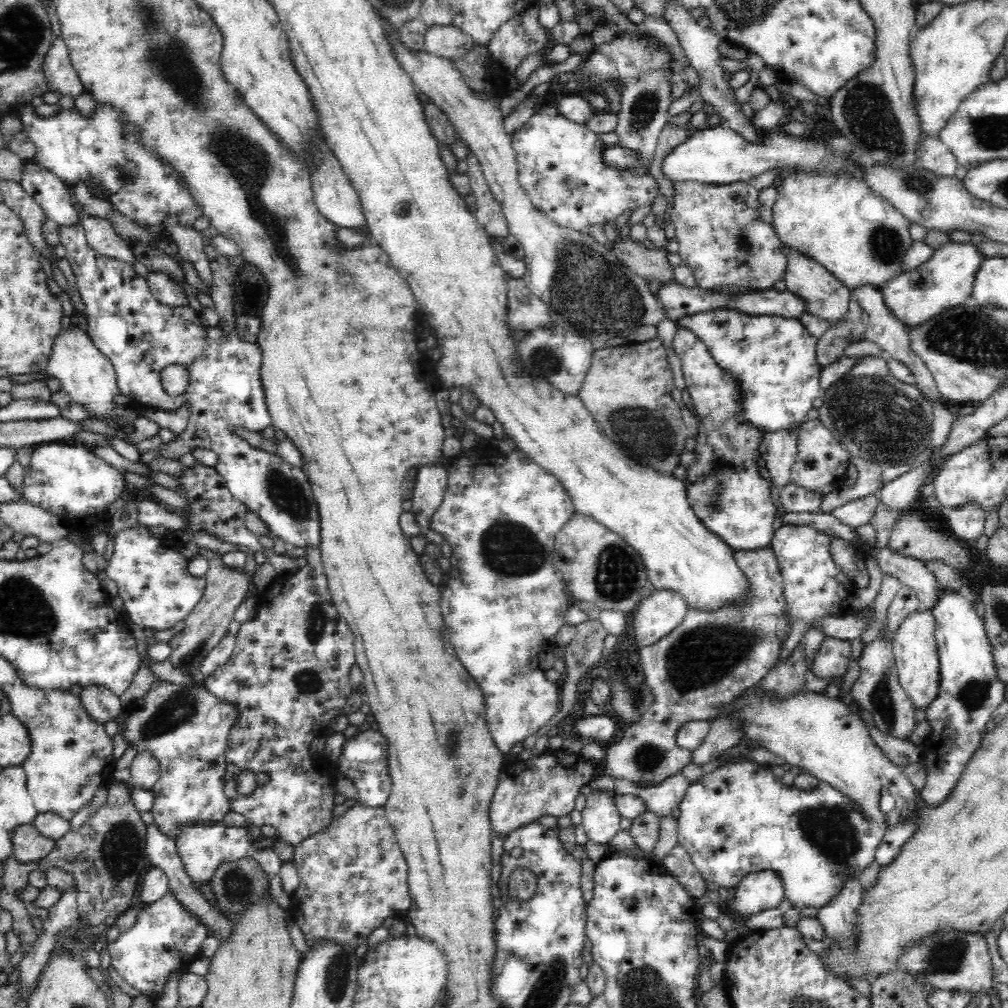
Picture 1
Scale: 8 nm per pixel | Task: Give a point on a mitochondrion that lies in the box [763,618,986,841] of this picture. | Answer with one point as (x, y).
(882, 702)

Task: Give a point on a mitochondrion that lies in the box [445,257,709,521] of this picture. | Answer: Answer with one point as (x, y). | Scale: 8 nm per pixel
(638, 432)

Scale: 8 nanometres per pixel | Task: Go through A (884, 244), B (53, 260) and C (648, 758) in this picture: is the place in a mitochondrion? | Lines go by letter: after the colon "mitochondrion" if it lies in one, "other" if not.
A: mitochondrion
B: other
C: mitochondrion

